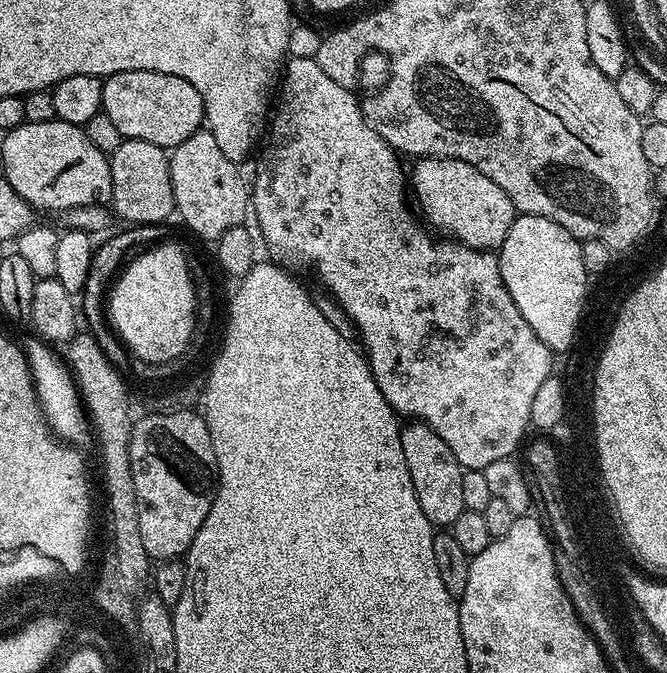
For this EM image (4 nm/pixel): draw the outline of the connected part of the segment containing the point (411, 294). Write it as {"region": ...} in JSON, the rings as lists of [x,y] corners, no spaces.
{"region":[[[310,56],[291,57],[282,69],[282,87],[278,98],[279,94],[280,109],[277,112],[275,109],[271,117],[270,131],[263,145],[264,153],[256,164],[256,177],[250,180],[250,212],[253,217],[256,215],[256,224],[264,235],[264,244],[272,255],[269,257],[293,273],[312,271],[320,279],[321,286],[328,291],[325,293],[351,318],[368,368],[374,382],[378,382],[378,390],[382,390],[386,402],[390,402],[392,409],[401,417],[408,416],[404,418],[430,426],[430,430],[434,430],[434,434],[438,434],[438,438],[442,438],[442,442],[454,450],[454,458],[458,458],[461,468],[482,470],[490,466],[490,462],[515,457],[516,447],[525,443],[524,435],[530,432],[530,409],[534,403],[534,393],[542,387],[542,382],[546,382],[548,376],[553,375],[554,353],[546,346],[546,342],[542,342],[542,338],[538,338],[538,334],[534,334],[530,322],[522,318],[522,310],[514,306],[514,298],[510,298],[510,290],[506,290],[506,282],[502,282],[499,255],[492,250],[471,248],[451,238],[428,236],[429,229],[419,219],[416,221],[408,209],[410,184],[406,179],[406,168],[400,165],[401,153],[389,146],[365,118],[357,93],[346,86],[338,86],[338,82],[334,82],[334,78],[330,78],[330,74],[318,66],[316,59]]]}

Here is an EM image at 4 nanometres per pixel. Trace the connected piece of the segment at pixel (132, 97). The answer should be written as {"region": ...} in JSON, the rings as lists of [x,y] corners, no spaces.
{"region":[[[134,70],[133,72],[116,72],[113,76],[104,80],[102,90],[103,112],[110,117],[114,126],[118,126],[120,133],[129,140],[145,140],[154,142],[154,146],[171,150],[177,148],[190,134],[201,131],[204,119],[204,101],[202,94],[186,82],[186,78],[178,78],[174,74],[158,74],[146,70]]]}

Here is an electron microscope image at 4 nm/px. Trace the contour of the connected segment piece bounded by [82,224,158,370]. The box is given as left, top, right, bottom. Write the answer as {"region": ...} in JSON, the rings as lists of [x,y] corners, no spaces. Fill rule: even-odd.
{"region":[[[150,224],[128,226],[123,230],[125,232],[116,232],[109,240],[104,240],[101,244],[99,241],[95,245],[92,261],[90,262],[90,274],[86,278],[86,286],[82,293],[82,299],[84,299],[84,304],[82,300],[83,323],[84,320],[88,323],[86,325],[87,331],[97,340],[98,346],[101,347],[102,352],[109,362],[112,363],[113,367],[119,370],[124,370],[124,367],[127,366],[128,360],[130,361],[130,353],[125,348],[123,340],[116,335],[115,331],[110,327],[109,321],[106,319],[106,289],[113,283],[118,269],[133,253],[143,249],[145,246],[155,245],[158,240],[158,237],[156,237],[157,229]]]}

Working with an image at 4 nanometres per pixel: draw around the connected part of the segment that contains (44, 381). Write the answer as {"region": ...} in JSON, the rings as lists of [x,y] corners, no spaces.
{"region":[[[29,334],[21,341],[21,349],[27,358],[28,369],[36,389],[37,400],[49,429],[65,443],[81,446],[92,442],[94,434],[89,417],[82,403],[73,371],[67,363],[54,354],[55,349],[41,338]]]}

